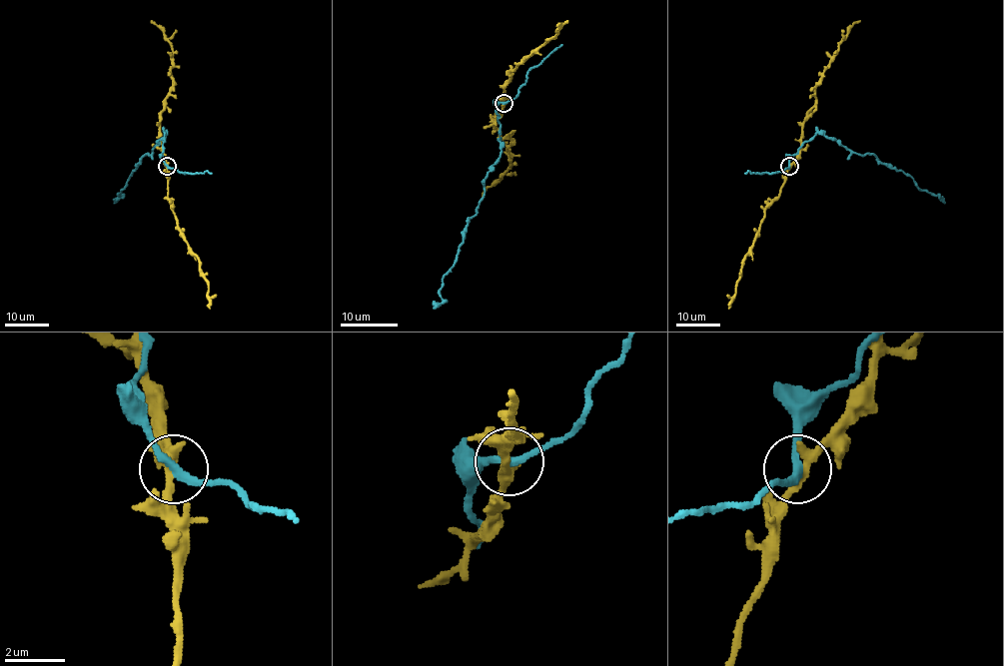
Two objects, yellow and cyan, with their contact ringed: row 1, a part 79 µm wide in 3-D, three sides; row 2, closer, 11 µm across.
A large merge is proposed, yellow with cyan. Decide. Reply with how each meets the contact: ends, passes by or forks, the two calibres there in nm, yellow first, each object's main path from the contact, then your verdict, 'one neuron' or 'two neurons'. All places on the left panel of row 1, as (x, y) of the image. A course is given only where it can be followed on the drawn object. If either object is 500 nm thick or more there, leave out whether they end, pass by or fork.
yellow passes by | cyan passes by | 320/260 nm | yellow via (168, 167), (162, 154), (160, 113), (173, 85), (172, 51), (171, 43), (151, 20) | cyan via (168, 167), (162, 158), (164, 133), (165, 136), (154, 146), (152, 154), (147, 154), (140, 160), (114, 203) | two neurons

